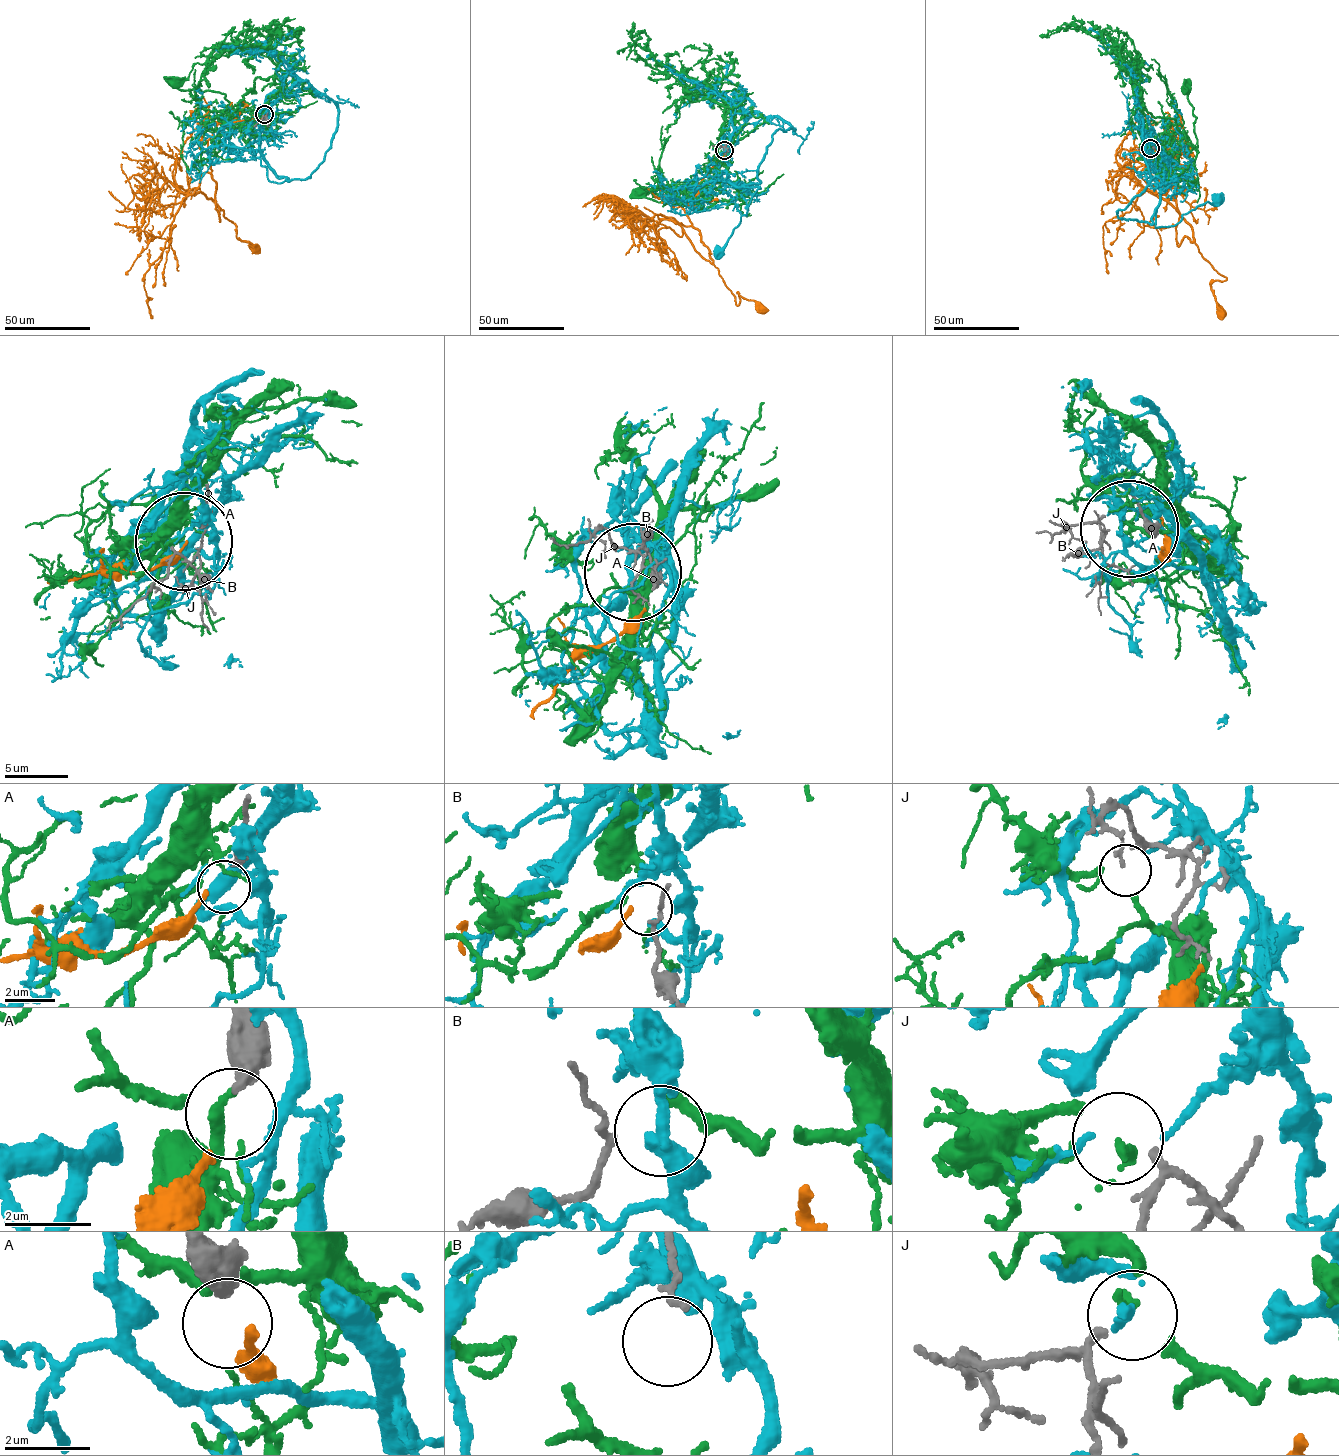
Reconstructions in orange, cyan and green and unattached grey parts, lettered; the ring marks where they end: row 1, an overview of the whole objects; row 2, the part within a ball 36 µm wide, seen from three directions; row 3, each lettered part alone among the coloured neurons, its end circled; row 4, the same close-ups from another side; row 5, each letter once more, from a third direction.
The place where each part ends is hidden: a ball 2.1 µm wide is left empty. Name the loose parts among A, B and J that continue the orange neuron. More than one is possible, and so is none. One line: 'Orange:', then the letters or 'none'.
Orange: A

